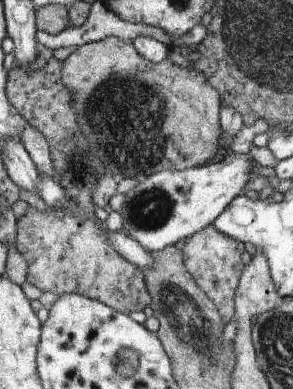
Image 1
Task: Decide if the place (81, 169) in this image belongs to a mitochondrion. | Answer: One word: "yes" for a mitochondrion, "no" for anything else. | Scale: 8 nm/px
yes

